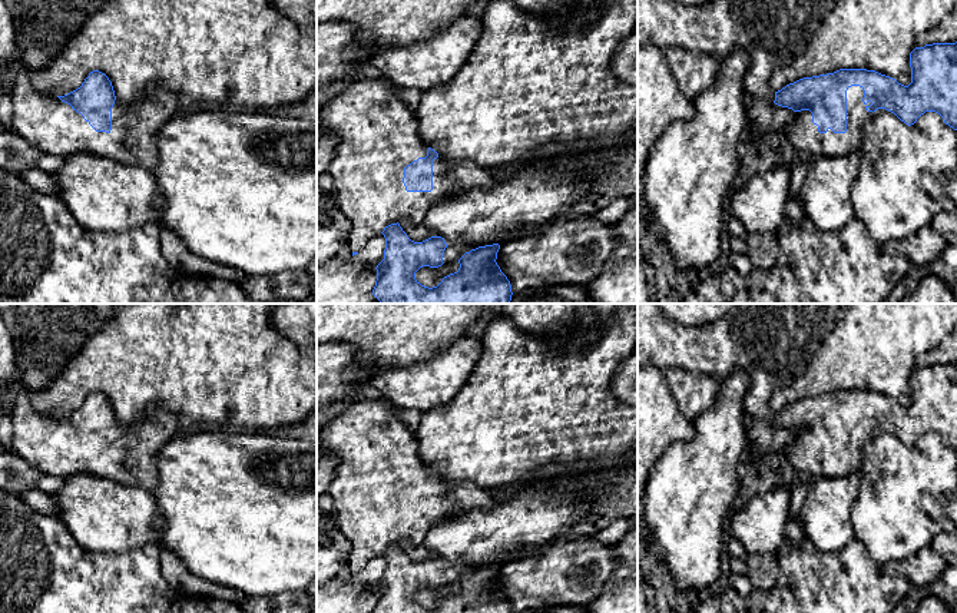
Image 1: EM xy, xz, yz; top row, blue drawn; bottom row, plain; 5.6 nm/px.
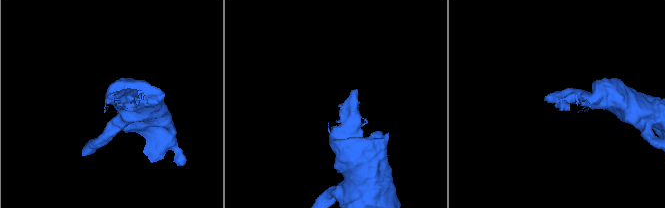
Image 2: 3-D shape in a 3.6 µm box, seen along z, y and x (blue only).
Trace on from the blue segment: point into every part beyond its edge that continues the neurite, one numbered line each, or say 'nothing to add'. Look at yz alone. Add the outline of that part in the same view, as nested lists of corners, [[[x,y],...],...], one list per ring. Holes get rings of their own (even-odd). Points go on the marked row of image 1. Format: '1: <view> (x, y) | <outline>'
1: yz (801, 138) | [[[851,86],[847,90],[847,132],[819,133],[818,126],[812,123],[809,110],[794,112],[792,123],[785,129],[779,142],[788,152],[808,159],[817,156],[842,156],[860,150],[861,127],[865,120],[872,117],[867,105],[862,102],[864,90],[860,86]]]

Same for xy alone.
1: xy (43, 27) | [[[3,0],[16,29],[16,62],[19,70],[10,89],[13,102],[11,129],[42,153],[67,158],[73,153],[95,153],[125,165],[153,170],[156,166],[156,135],[170,120],[181,105],[176,95],[159,85],[150,85],[145,97],[122,106],[117,99],[112,107],[112,130],[96,132],[80,113],[57,96],[42,93],[33,85],[33,74],[64,49],[86,20],[102,10],[109,0]]]

